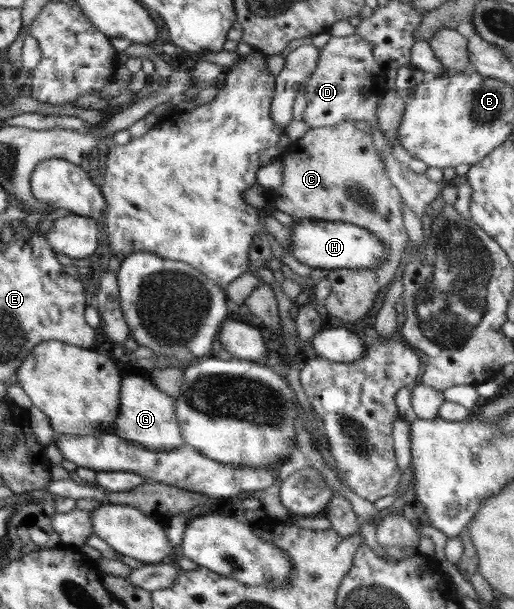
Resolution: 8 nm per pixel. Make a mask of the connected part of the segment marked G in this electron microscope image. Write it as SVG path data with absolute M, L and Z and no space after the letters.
M138 372L122 377L119 391L120 406L113 426L114 435L150 450L162 451L184 445L175 415L175 397L158 390L149 377Z

